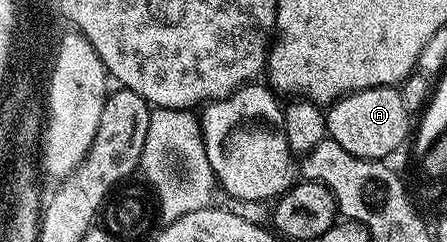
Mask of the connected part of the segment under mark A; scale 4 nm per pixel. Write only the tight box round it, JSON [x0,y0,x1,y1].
[324,85,410,161]

